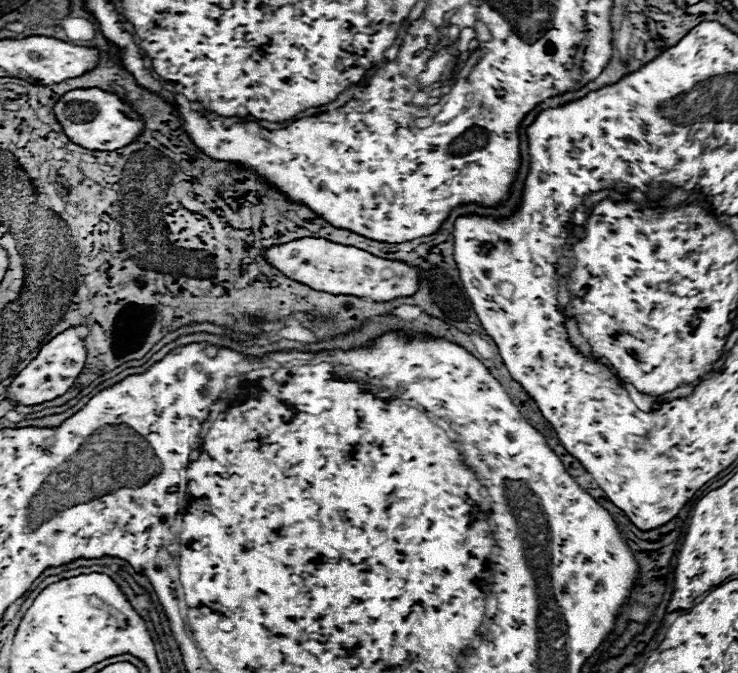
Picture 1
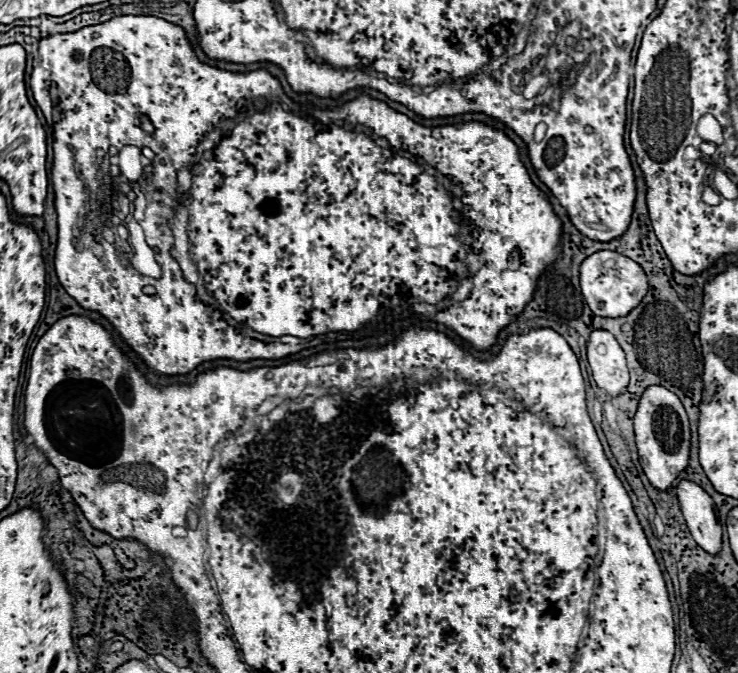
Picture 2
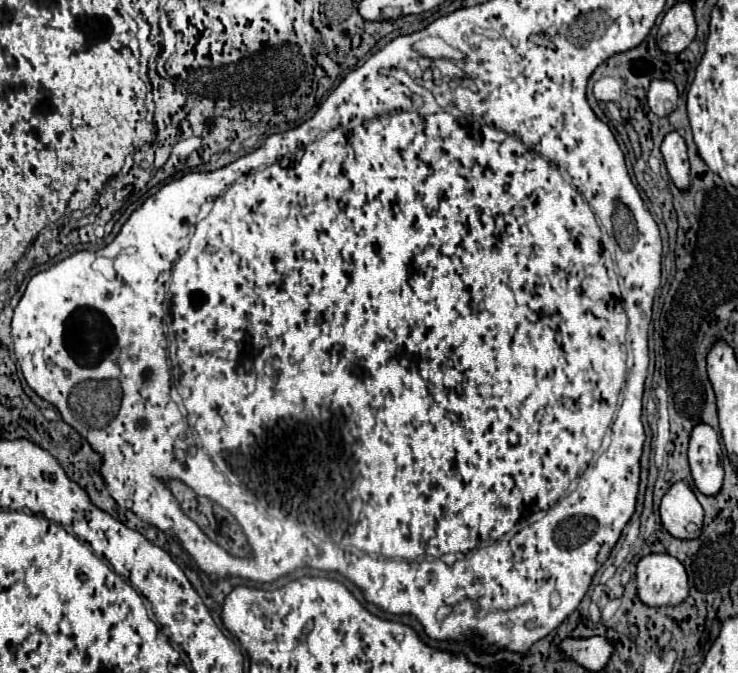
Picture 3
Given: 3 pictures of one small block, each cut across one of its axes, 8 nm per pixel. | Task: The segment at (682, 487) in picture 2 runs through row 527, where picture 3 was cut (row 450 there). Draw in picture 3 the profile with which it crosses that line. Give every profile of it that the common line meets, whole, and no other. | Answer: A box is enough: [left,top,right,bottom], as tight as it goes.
[688,422,722,496]

